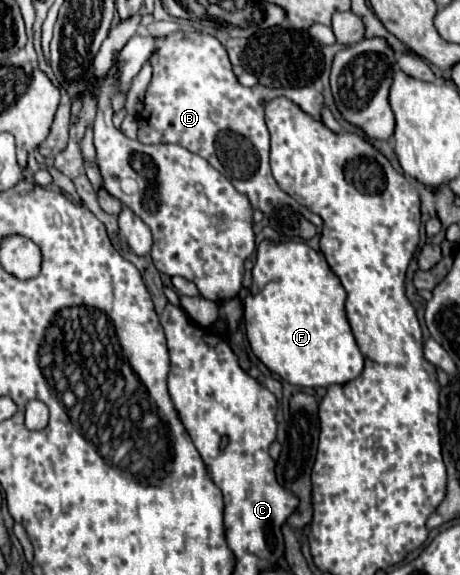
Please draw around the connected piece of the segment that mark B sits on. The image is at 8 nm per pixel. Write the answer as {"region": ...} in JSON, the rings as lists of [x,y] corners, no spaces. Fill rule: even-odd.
{"region":[[[173,32],[157,40],[157,50],[151,56],[153,78],[145,92],[143,110],[137,118],[139,140],[143,144],[181,144],[205,158],[215,170],[219,170],[239,192],[247,194],[253,208],[271,212],[279,204],[287,204],[299,210],[319,230],[323,220],[297,204],[289,194],[279,190],[267,164],[269,132],[263,120],[263,104],[277,96],[283,96],[301,106],[309,116],[321,120],[323,94],[315,88],[245,88],[239,84],[231,70],[231,62],[225,46],[209,34],[201,32]]]}

